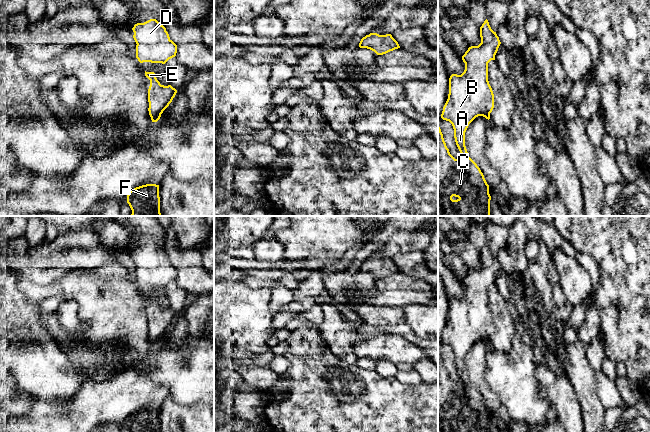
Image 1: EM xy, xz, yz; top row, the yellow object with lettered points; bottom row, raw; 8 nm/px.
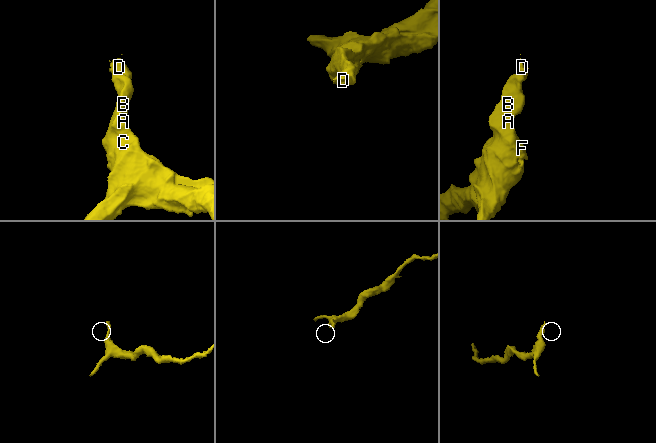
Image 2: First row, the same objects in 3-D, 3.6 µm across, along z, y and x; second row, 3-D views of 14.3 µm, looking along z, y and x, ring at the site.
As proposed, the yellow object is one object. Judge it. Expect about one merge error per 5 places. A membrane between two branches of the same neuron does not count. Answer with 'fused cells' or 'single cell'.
single cell

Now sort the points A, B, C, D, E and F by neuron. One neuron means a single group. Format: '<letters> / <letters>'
A B C D E F

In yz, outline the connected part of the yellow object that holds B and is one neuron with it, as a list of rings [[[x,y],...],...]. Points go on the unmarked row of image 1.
[[[487,243],[480,251],[480,261],[481,267],[469,271],[462,280],[464,296],[461,299],[452,298],[449,302],[449,318],[441,342],[452,348],[462,383],[455,383],[450,378],[438,350],[438,432],[490,432],[489,409],[480,392],[469,381],[465,370],[465,356],[469,348],[478,340],[489,344],[494,332],[494,318],[488,305],[488,287],[495,284],[501,266]]]

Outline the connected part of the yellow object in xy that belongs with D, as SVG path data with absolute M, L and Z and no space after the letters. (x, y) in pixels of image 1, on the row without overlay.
M156 243L137 247L132 252L136 266L136 282L140 287L162 287L176 280L177 269L170 263L166 252Z

